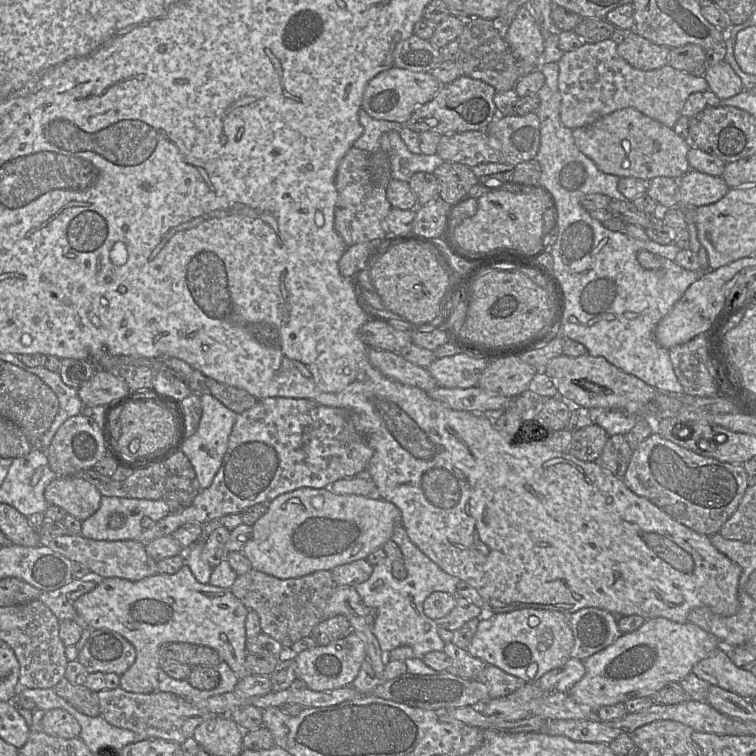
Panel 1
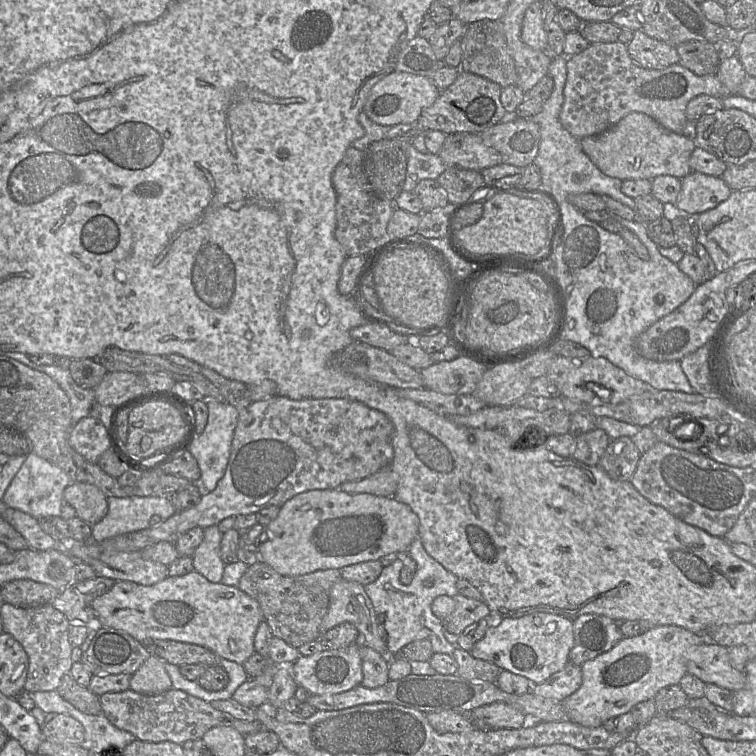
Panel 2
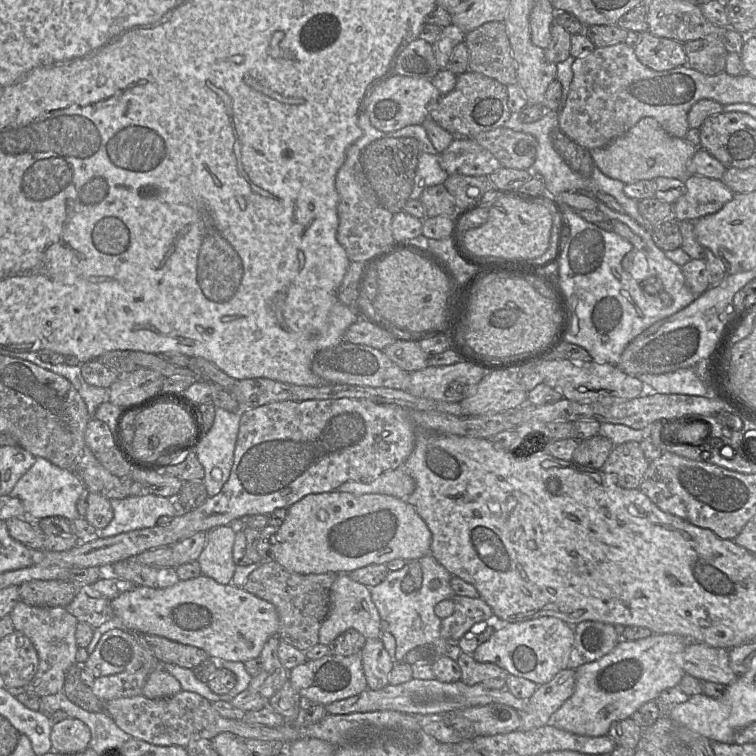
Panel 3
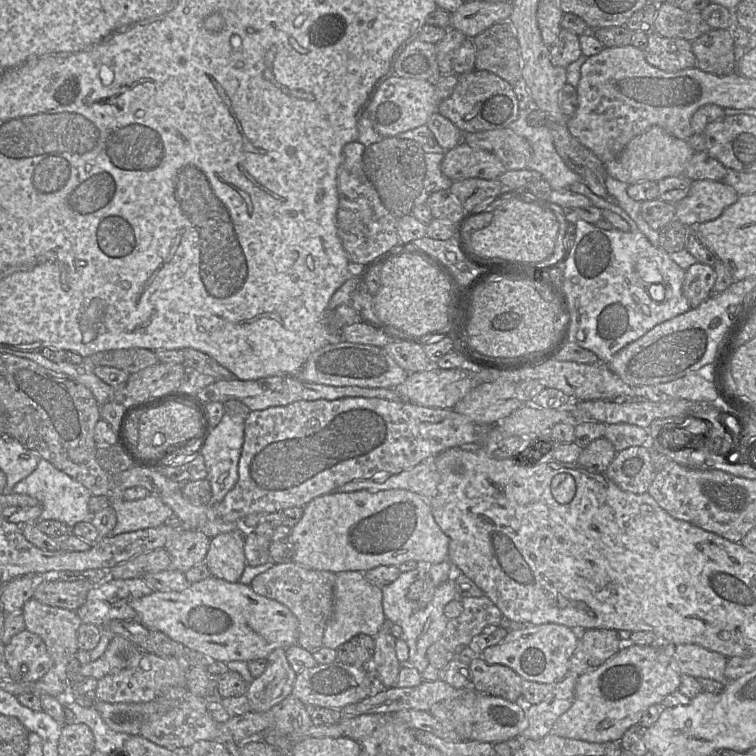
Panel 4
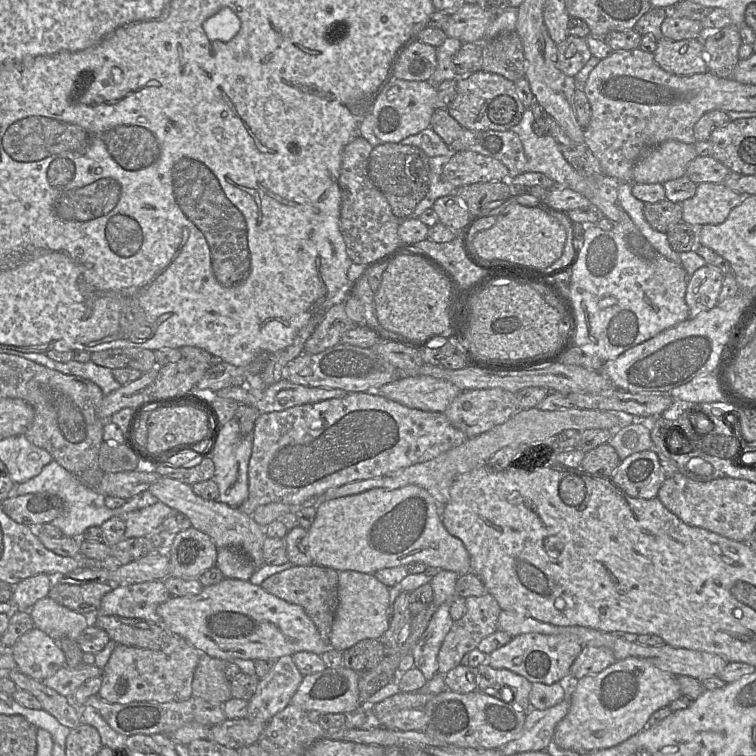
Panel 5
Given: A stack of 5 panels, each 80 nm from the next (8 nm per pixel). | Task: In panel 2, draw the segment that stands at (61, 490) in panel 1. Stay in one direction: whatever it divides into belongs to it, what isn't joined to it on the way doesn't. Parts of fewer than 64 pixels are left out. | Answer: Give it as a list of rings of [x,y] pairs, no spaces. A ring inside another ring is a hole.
[[[72,482],[65,488],[63,498],[74,508],[76,517],[89,525],[99,522],[107,514],[107,497],[92,484]]]

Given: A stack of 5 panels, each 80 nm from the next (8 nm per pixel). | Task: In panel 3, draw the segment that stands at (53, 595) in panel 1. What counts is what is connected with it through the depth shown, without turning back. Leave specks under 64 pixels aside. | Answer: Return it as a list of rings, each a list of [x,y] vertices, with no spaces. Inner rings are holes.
[[[103,577],[98,581],[83,585],[65,609],[94,629],[113,619],[111,602],[122,593],[133,589],[135,583],[122,579]]]

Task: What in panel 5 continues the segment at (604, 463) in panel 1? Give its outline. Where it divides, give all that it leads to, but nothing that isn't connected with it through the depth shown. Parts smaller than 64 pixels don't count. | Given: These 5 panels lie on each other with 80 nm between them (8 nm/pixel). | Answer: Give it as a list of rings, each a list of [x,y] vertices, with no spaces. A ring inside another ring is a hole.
[[[652,448],[621,460],[610,479],[631,497],[651,499],[657,497],[666,476],[659,456]]]

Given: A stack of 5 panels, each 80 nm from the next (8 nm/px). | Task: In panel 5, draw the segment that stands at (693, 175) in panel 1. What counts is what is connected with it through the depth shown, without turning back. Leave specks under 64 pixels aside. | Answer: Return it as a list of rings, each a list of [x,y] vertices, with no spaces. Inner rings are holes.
[[[699,183],[695,195],[681,203],[682,222],[692,225],[720,224],[744,197],[724,183]]]

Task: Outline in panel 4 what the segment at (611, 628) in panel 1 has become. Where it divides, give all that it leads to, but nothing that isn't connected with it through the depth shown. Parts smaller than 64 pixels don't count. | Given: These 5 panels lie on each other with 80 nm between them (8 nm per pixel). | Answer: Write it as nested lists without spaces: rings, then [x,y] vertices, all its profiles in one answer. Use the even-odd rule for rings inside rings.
[[[587,629],[578,635],[578,645],[570,658],[569,671],[580,676],[613,657],[622,641],[613,629]]]

